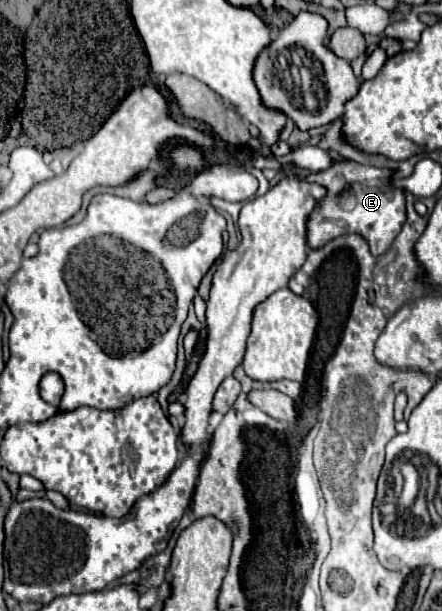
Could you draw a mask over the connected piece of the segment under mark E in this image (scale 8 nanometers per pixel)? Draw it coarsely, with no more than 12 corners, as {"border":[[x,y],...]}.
{"border":[[336,161],[308,247],[352,231],[382,255],[406,221],[388,169]]}

